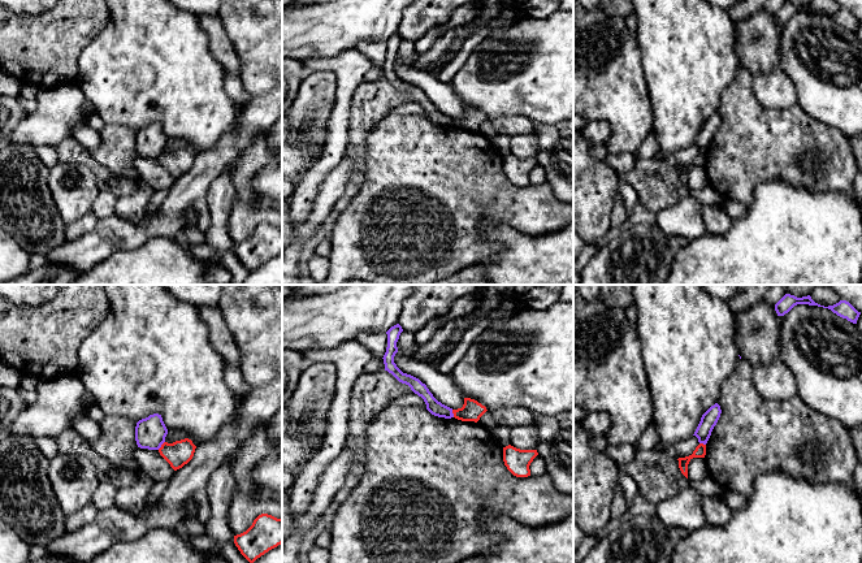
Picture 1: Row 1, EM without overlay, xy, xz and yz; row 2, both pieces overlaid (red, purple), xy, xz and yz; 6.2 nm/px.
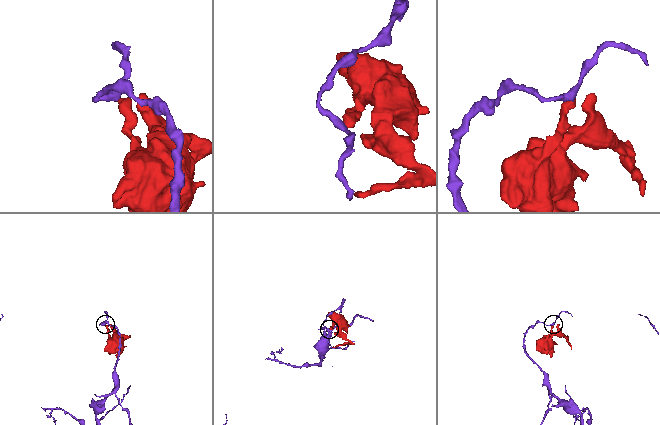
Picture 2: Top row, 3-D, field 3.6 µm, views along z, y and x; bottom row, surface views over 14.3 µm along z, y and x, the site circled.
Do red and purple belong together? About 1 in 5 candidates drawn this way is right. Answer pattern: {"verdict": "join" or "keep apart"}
{"verdict": "keep apart"}

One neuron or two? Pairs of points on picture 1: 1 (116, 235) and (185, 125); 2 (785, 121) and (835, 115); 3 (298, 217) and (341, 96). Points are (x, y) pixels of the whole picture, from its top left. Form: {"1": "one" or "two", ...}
{"1": "two", "2": "two", "3": "one"}

